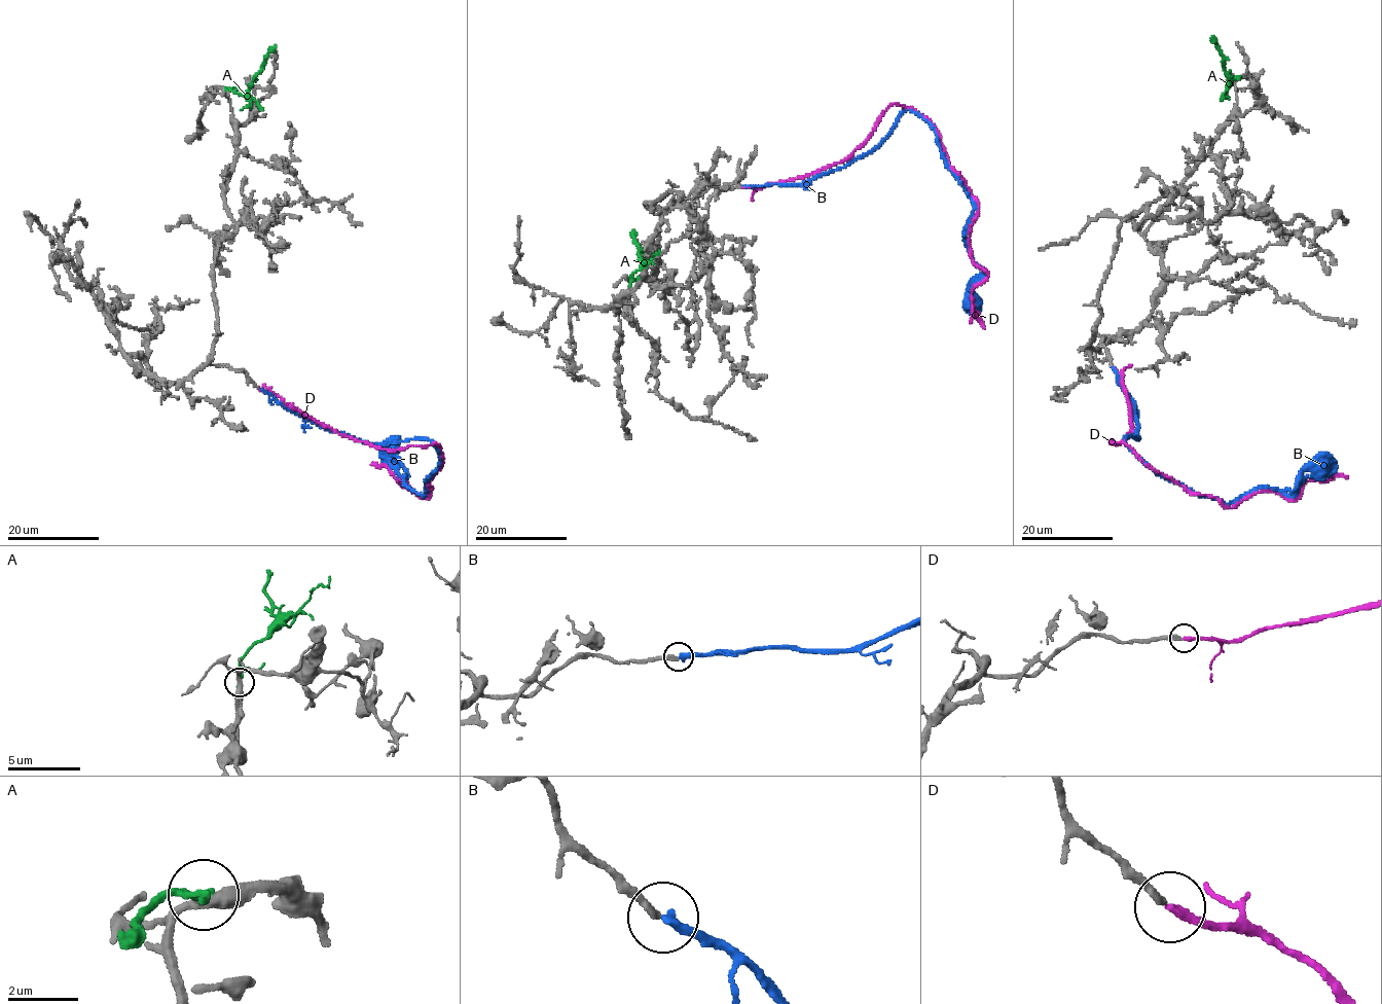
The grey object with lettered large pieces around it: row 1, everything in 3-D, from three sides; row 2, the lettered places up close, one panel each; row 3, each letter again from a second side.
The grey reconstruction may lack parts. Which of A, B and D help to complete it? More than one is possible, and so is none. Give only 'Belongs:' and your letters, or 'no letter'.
Belongs: D

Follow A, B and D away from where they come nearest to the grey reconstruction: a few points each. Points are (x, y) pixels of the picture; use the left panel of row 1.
A: (226, 90), (248, 91), (248, 84), (262, 67), (267, 50), (276, 44)
B: (260, 389), (369, 443), (428, 439), (439, 463), (427, 476), (426, 493), (403, 482), (408, 474), (386, 445)
D: (260, 389), (382, 450), (437, 443), (442, 463), (428, 481), (427, 498), (399, 479), (403, 486), (384, 460)

